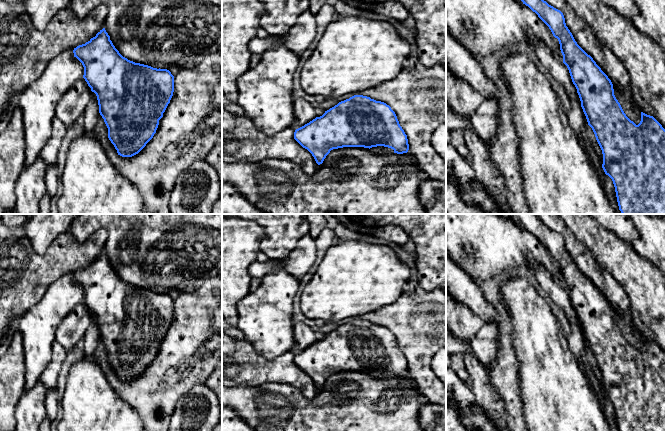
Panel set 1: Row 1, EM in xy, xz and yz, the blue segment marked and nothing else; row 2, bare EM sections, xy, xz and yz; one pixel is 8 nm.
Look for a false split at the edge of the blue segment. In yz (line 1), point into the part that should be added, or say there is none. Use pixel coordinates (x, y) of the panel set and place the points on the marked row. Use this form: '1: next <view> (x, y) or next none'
1: next none

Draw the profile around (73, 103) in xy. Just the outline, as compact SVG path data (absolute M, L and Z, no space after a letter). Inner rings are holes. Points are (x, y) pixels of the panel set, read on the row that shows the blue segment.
M82 77L63 95L55 109L55 117L72 125L82 115L91 98L91 88Z

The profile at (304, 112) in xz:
M303 98L294 100L295 123L293 128L296 130L315 119L315 107Z

